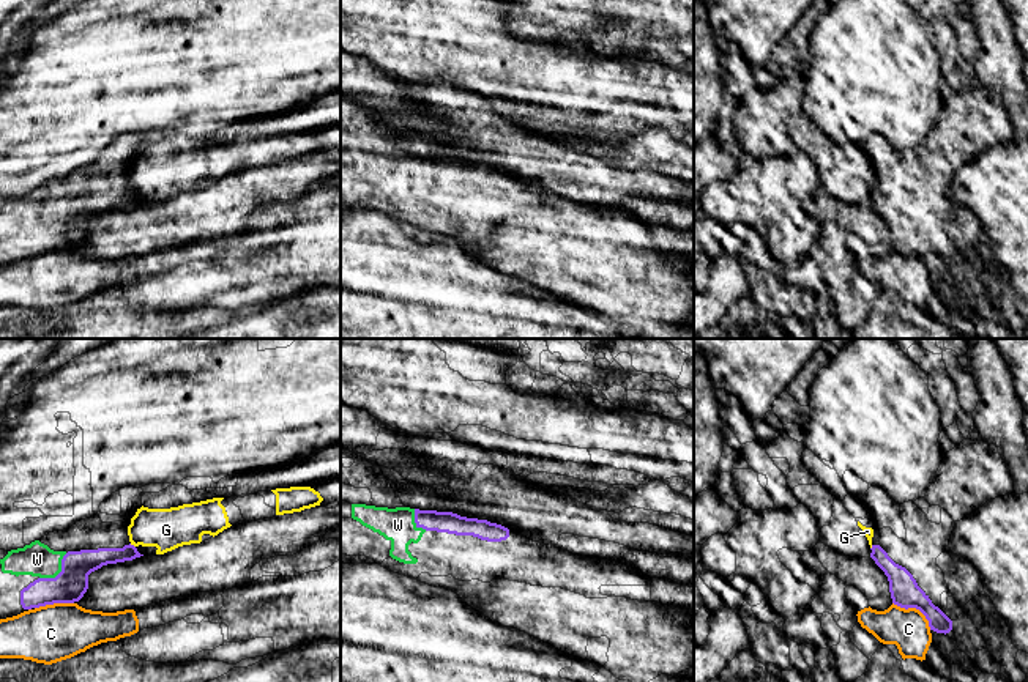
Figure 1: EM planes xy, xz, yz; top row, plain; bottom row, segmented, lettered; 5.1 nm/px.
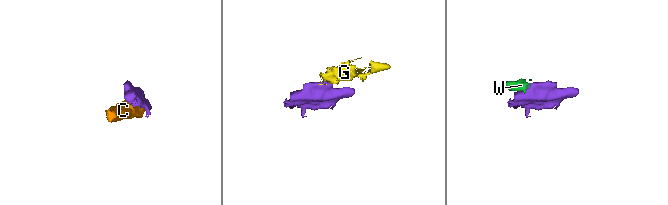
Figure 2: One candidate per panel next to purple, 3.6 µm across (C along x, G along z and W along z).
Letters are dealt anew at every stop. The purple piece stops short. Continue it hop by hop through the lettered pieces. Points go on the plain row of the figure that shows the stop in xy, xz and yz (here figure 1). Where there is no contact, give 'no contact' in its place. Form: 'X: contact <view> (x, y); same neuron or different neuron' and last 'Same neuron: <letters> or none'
C: contact yz (915, 254); different neuron
G: contact xy (133, 192); different neuron
W: contact xy (60, 219); same neuron
Same neuron: W

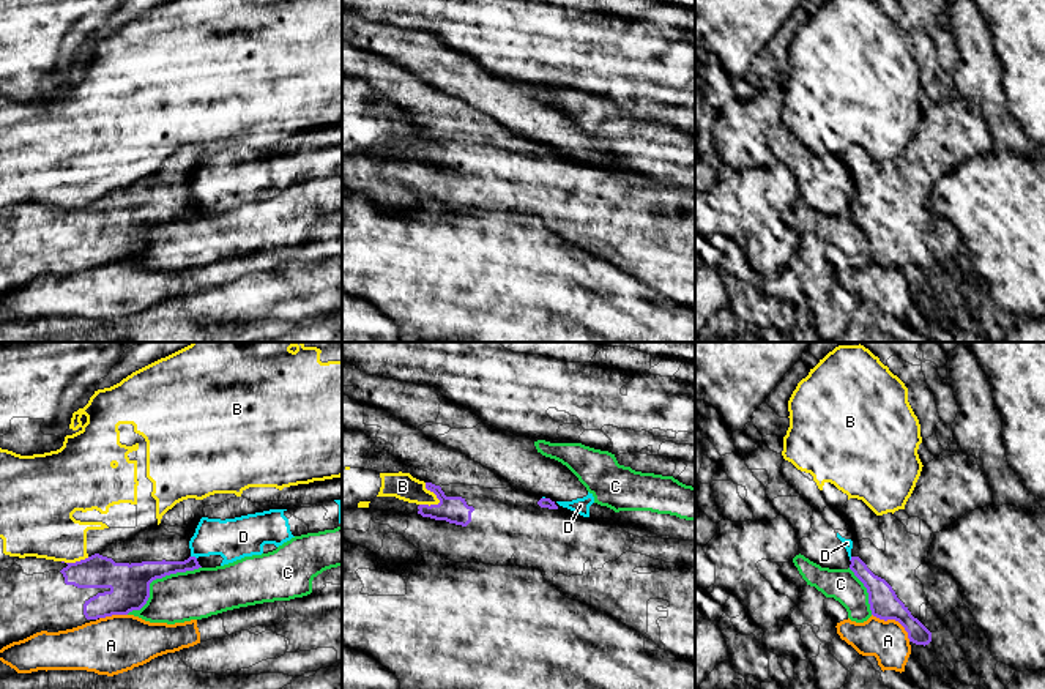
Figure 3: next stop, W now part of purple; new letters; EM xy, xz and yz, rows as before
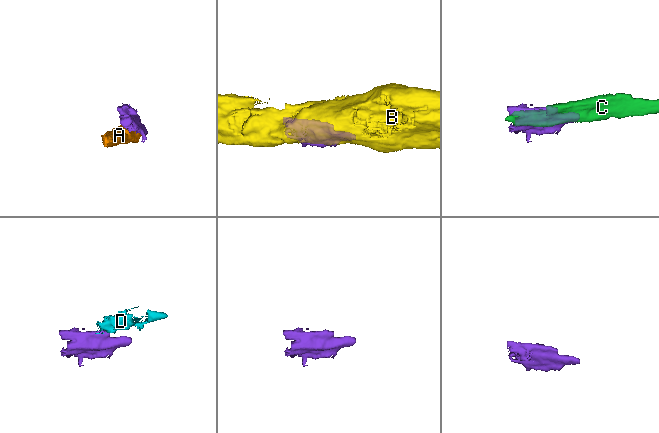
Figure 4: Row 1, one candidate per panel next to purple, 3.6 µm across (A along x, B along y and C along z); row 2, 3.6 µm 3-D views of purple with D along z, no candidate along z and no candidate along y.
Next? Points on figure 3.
A: contact yz (894, 265); different neuron
B: contact xz (434, 139); different neuron
C: contact xy (156, 224); different neuron
D: contact xy (194, 204); different neuron
Same neuron: none

